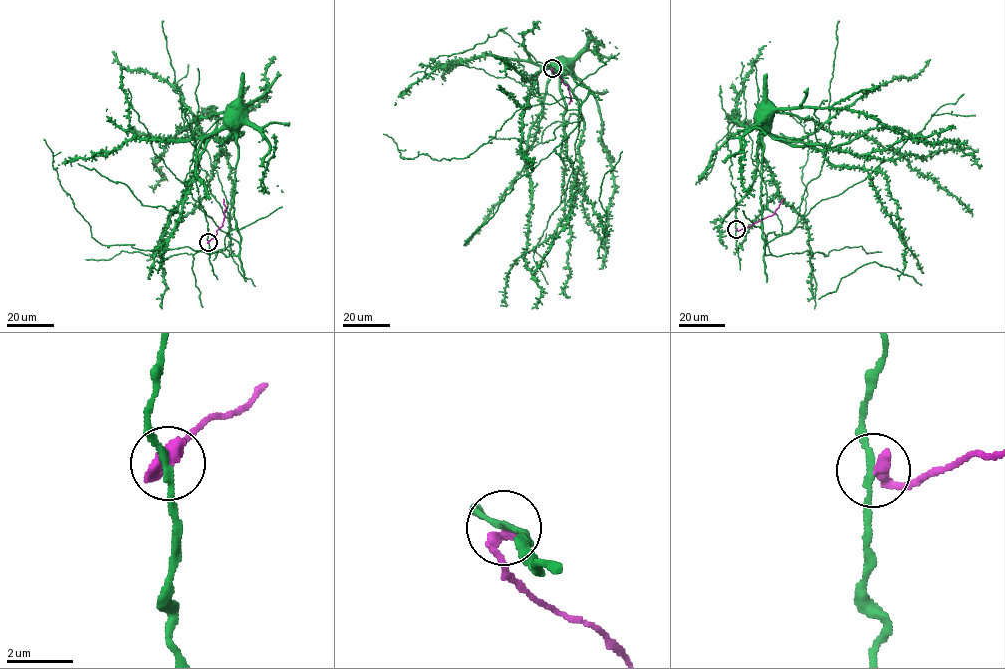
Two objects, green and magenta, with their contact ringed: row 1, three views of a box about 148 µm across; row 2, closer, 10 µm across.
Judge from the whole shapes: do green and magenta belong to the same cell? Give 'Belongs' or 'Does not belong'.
Does not belong

